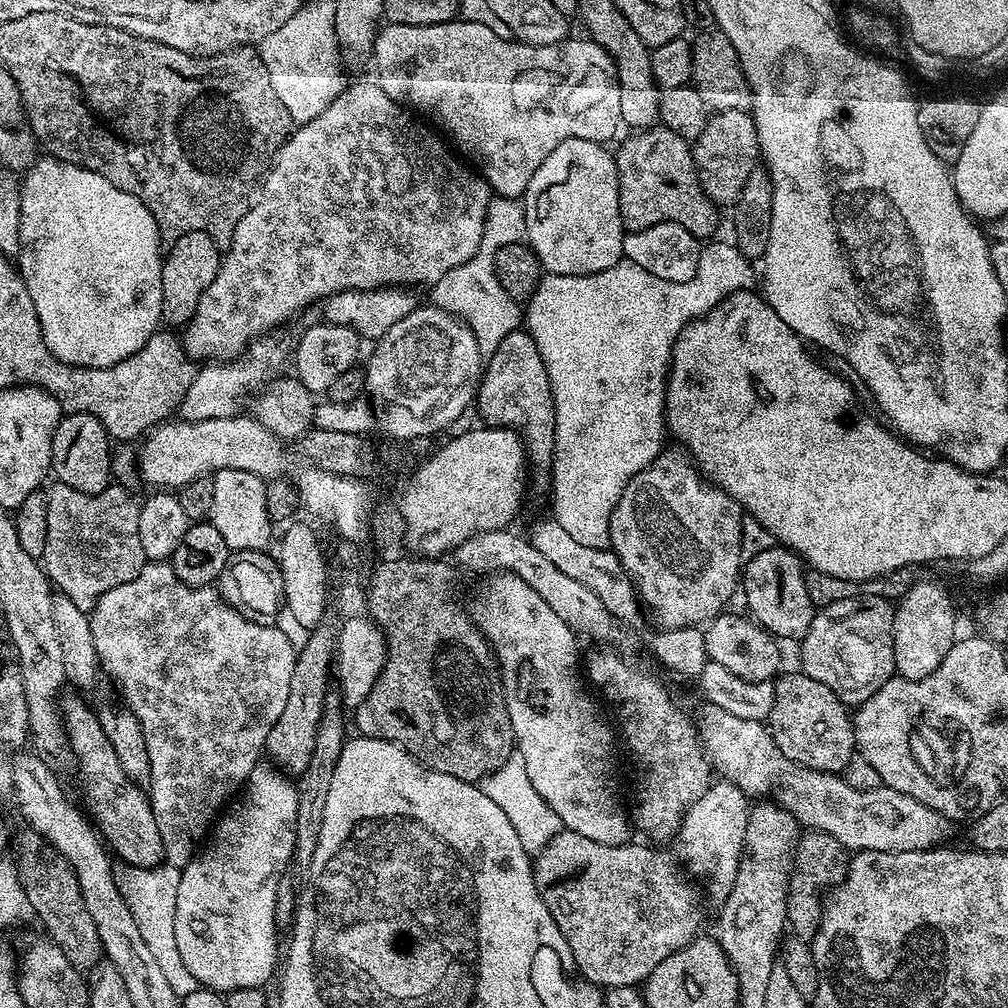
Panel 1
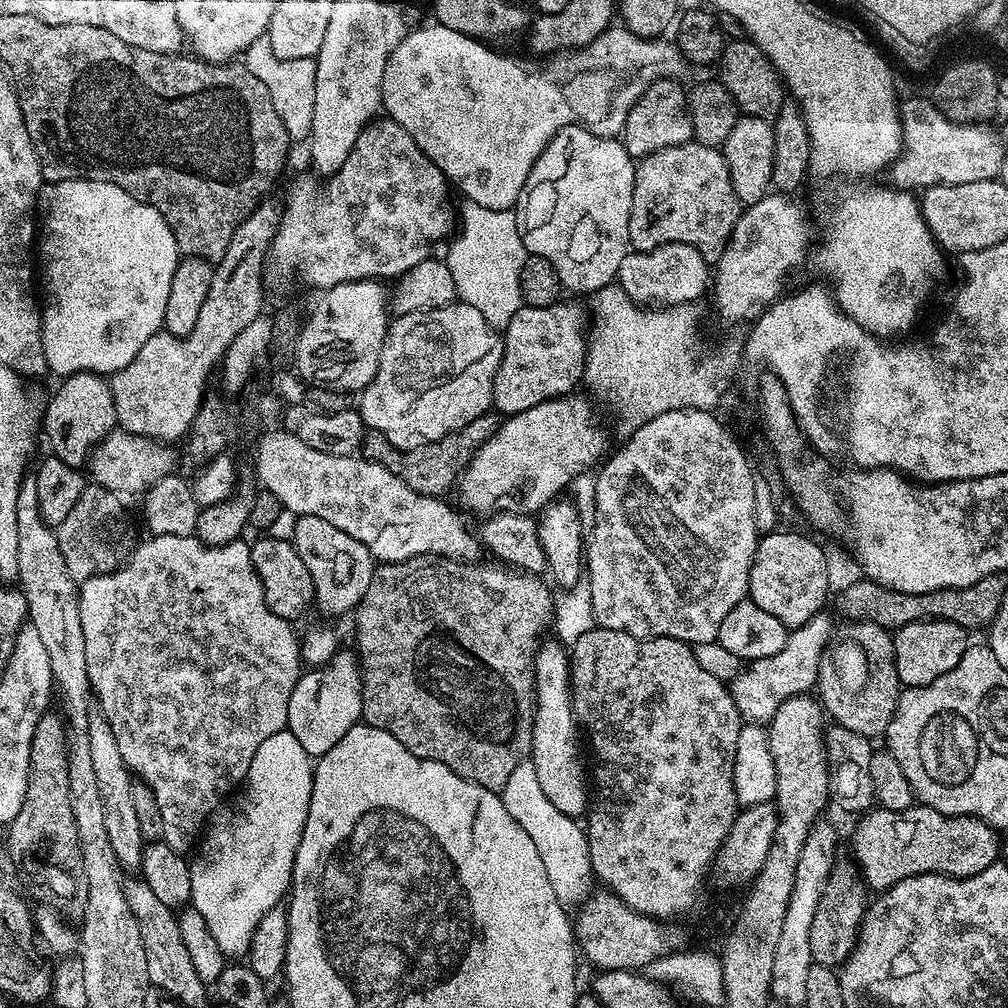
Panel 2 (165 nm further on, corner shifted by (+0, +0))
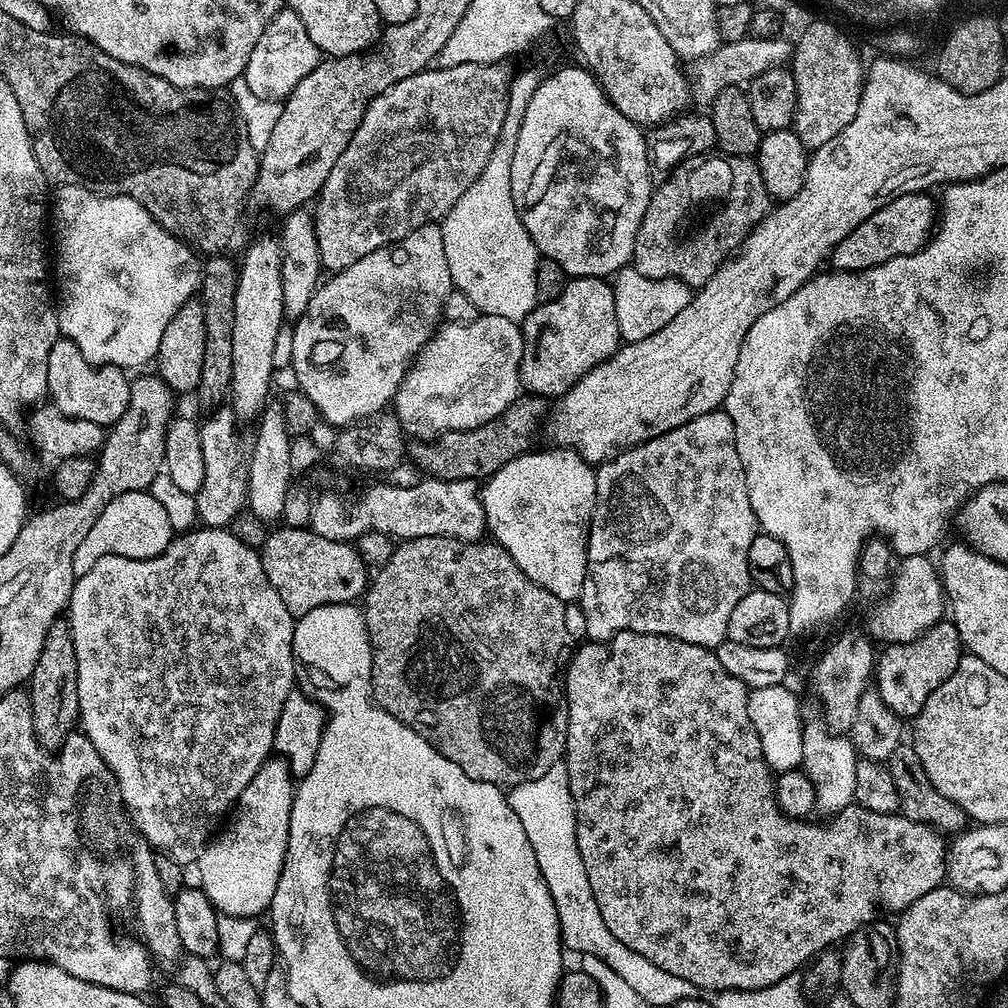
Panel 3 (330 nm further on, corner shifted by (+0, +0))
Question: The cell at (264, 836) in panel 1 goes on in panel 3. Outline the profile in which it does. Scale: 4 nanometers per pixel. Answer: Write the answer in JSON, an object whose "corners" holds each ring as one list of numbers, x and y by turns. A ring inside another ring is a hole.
{"corners":[[282,758,268,759,258,774,250,778,250,786,242,790,230,819,209,840,194,865,195,871,200,871,199,887,203,888,206,898,210,898,217,913,260,918,271,909,286,858,290,810,295,796,292,771]]}

